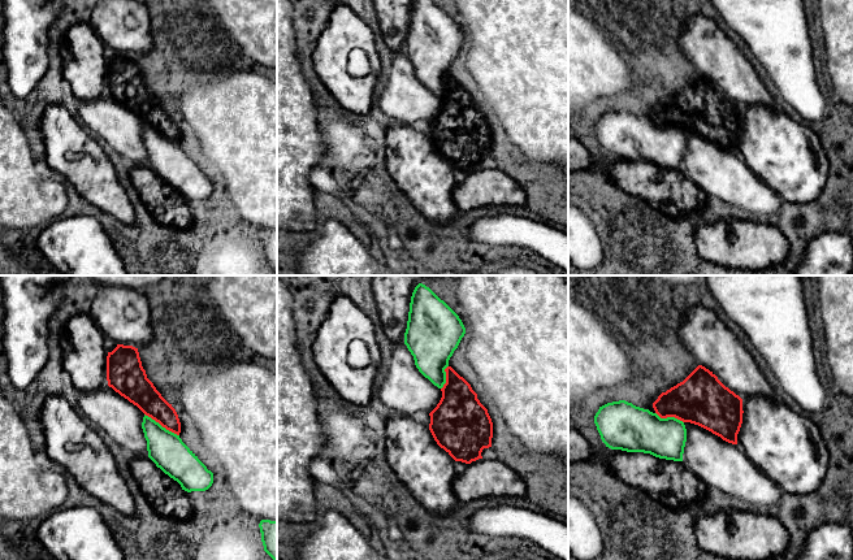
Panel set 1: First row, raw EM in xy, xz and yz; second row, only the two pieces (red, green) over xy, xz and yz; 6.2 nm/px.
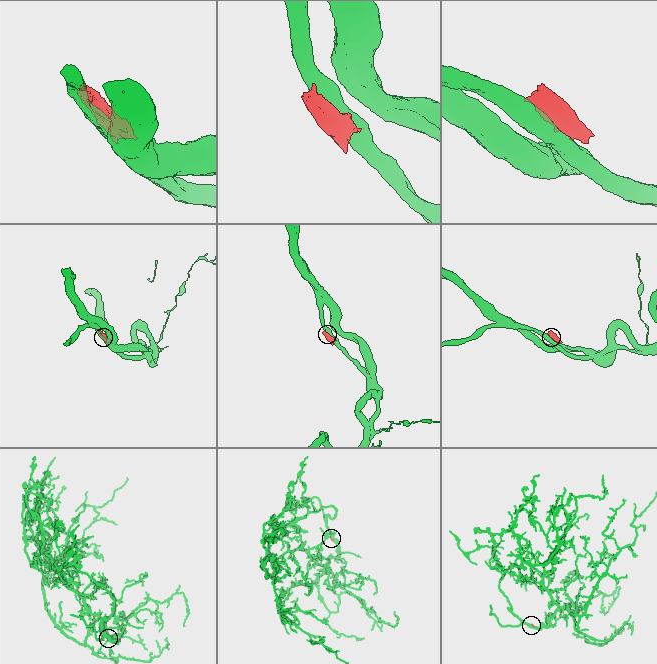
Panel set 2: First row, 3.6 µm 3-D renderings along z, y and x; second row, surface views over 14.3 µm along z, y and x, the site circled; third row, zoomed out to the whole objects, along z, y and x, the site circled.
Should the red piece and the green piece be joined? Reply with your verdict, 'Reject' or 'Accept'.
Reject

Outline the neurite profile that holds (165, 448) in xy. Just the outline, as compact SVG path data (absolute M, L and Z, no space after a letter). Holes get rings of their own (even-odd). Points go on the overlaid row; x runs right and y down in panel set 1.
M143 417L142 429L147 440L148 457L165 474L177 481L182 490L205 491L213 483L213 473L182 442L151 417Z

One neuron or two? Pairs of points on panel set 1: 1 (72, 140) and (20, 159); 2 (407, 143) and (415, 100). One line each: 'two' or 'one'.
1: two
2: two

